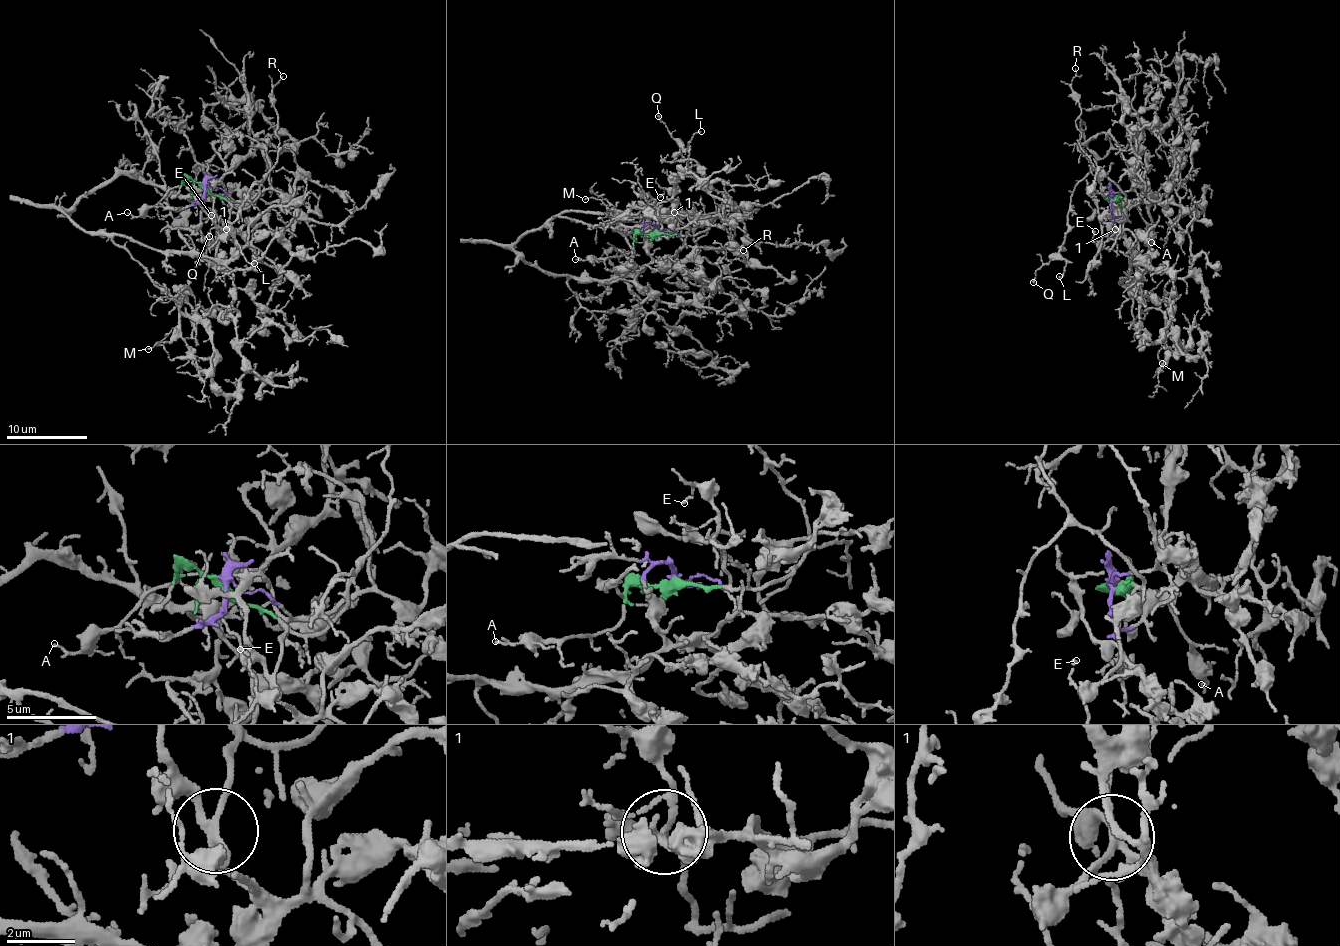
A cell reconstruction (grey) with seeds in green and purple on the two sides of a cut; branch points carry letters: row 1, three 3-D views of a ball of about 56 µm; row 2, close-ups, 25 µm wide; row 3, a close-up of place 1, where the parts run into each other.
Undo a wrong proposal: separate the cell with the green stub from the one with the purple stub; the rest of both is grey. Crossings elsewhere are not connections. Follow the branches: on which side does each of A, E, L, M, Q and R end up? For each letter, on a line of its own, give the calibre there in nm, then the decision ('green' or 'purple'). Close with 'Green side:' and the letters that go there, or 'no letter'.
A: calibre 130 nm; green
E: calibre 140 nm; green
L: calibre 150 nm; green
M: calibre 120 nm; purple
Q: calibre 150 nm; green
R: calibre 70 nm; green
Green side: A, E, L, Q, R

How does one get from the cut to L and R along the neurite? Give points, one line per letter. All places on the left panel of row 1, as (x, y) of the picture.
L: (204, 187), (233, 206), (247, 207), (263, 177), (254, 183), (239, 216), (230, 225), (241, 255), (255, 262)
R: (204, 187), (233, 206), (247, 207), (275, 164), (279, 140), (272, 86), (282, 76)

